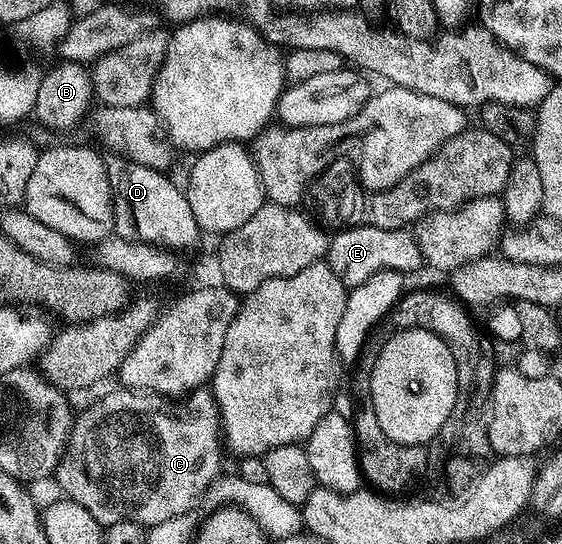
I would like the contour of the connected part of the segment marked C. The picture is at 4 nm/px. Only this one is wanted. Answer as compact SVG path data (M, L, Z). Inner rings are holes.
M116 387L113 393L108 393L105 397L98 398L89 409L84 409L81 413L79 410L75 414L72 430L68 432L68 441L64 445L64 453L60 457L60 462L56 465L54 481L60 484L60 489L64 492L61 494L67 500L78 503L78 507L86 507L86 511L90 511L90 515L94 515L94 519L102 527L107 527L114 523L122 523L123 521L151 527L162 523L166 519L185 516L189 512L188 508L203 493L205 496L209 492L212 482L217 480L218 474L221 472L221 470L219 471L220 449L222 450L220 408L218 408L215 399L212 397L211 388L196 389L193 393L189 393L187 397L179 401L167 397L159 397L156 393L141 393L139 389Z

